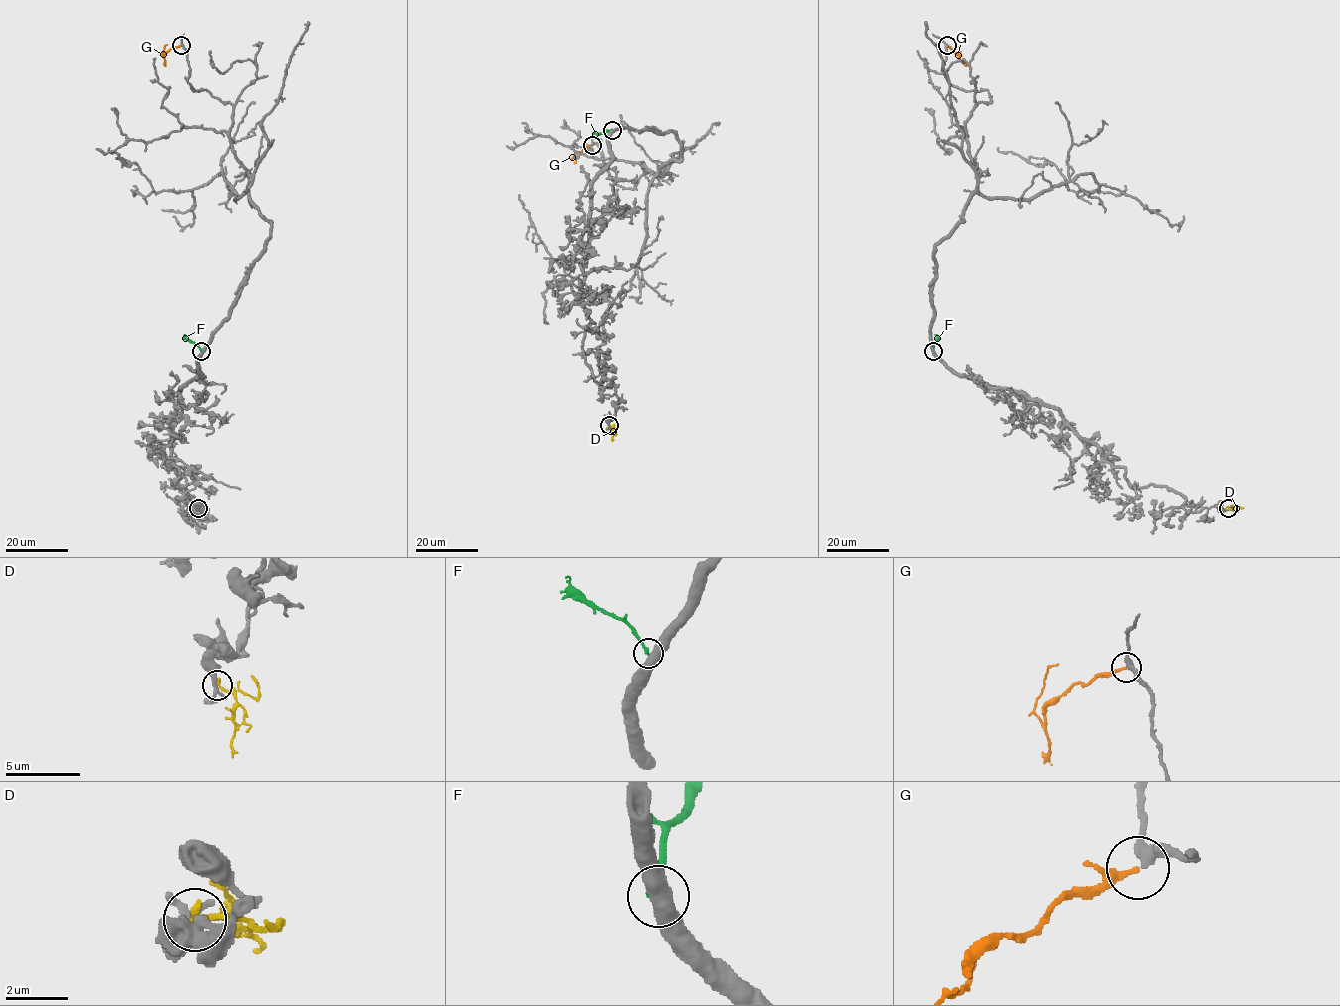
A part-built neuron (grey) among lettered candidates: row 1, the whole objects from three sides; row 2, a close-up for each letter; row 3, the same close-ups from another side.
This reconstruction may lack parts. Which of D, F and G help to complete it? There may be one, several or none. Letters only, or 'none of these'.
G

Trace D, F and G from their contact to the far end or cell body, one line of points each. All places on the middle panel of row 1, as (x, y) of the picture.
D: (609, 425), (613, 428), (612, 441)
F: (612, 130), (595, 132)
G: (591, 145), (577, 153)

